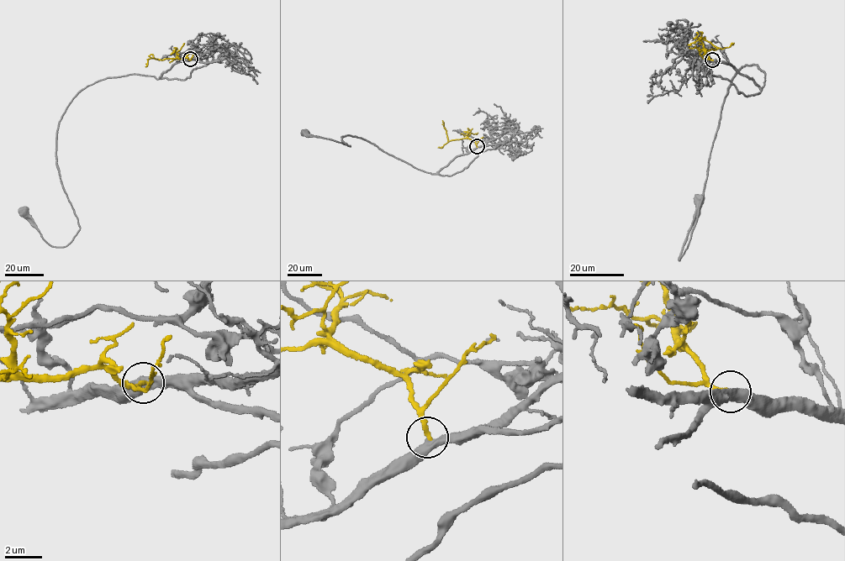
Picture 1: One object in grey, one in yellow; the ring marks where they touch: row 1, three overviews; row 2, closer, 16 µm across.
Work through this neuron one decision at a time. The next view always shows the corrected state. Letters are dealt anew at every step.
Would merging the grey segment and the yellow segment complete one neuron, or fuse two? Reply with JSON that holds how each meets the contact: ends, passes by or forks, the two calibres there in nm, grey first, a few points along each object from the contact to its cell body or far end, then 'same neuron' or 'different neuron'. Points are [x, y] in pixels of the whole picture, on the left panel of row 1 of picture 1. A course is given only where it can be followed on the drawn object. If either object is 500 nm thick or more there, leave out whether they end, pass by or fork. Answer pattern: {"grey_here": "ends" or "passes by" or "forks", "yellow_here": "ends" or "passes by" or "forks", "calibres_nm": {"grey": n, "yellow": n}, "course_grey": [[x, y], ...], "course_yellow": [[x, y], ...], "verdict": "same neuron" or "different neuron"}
{"grey_here": "passes by", "yellow_here": "ends", "calibres_nm": {"grey": 440, "yellow": 260}, "course_grey": [[190, 59], [157, 79], [108, 77], [72, 99], [56, 154], [80, 228], [66, 246], [49, 245], [23, 211]], "course_yellow": [[190, 59], [148, 59], [145, 66]], "verdict": "same neuron"}

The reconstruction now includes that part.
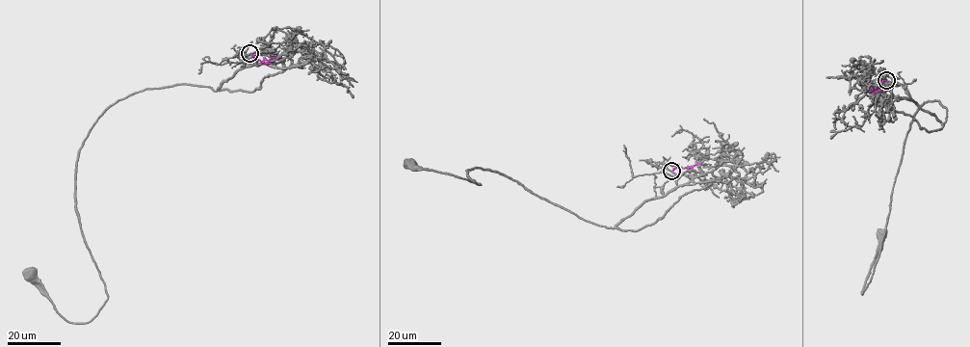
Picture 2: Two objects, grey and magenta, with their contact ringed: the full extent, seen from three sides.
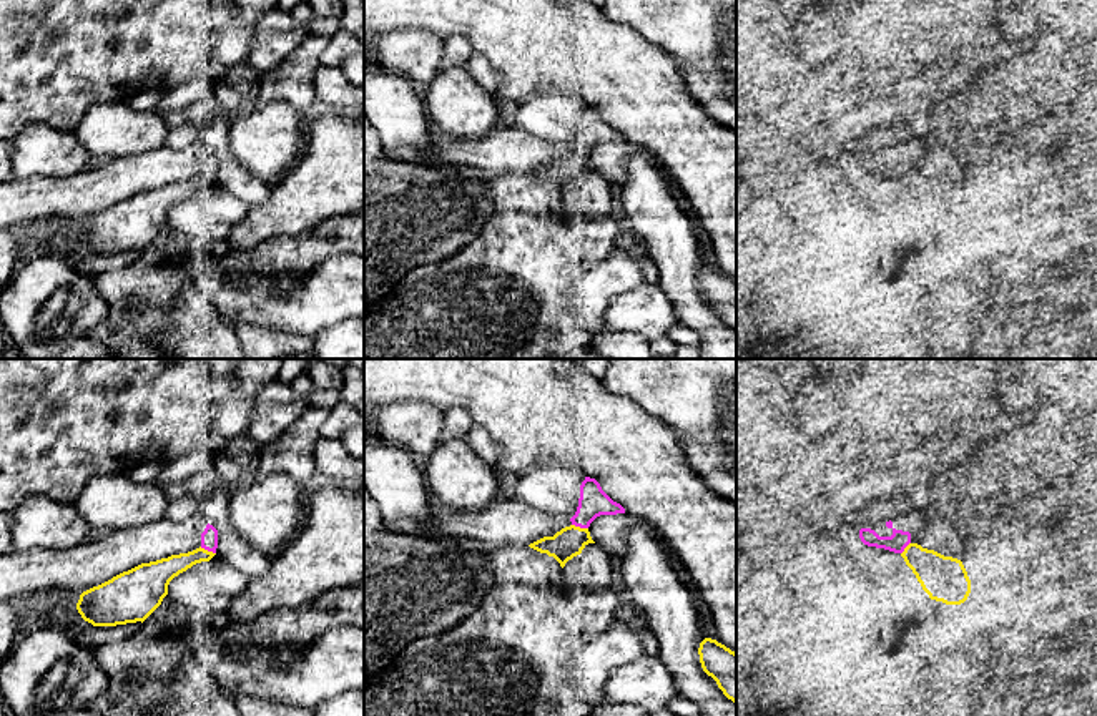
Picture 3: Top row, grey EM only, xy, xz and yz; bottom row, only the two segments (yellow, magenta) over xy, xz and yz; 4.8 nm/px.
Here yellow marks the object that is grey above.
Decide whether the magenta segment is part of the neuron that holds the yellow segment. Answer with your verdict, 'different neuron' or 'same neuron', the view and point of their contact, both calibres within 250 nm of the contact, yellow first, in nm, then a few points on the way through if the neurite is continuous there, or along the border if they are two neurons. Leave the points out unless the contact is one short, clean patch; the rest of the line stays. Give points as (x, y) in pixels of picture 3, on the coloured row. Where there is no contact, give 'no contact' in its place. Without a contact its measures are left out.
different neuron; meets yellow in xz at (579, 527); 150 nm thick on the yellow side, 140 nm on the other

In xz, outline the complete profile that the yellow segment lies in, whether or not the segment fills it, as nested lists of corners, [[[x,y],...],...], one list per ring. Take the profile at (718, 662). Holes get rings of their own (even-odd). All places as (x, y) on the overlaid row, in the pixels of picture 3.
[[[705,638],[700,643],[698,655],[703,671],[736,704],[736,653],[716,640]]]

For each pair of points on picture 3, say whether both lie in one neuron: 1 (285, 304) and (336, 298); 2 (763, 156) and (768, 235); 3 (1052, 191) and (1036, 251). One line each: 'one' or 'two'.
1: one
2: two
3: two

